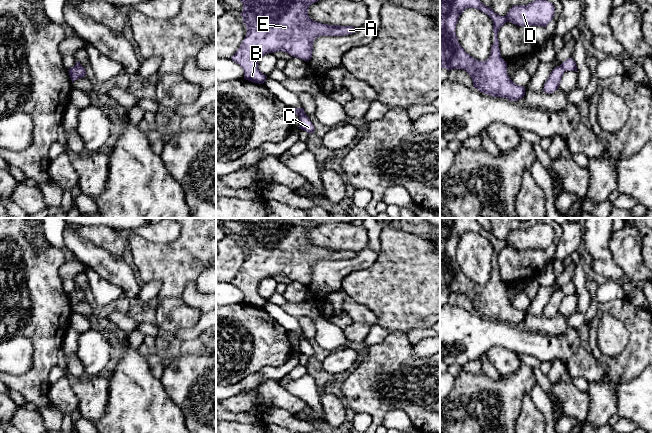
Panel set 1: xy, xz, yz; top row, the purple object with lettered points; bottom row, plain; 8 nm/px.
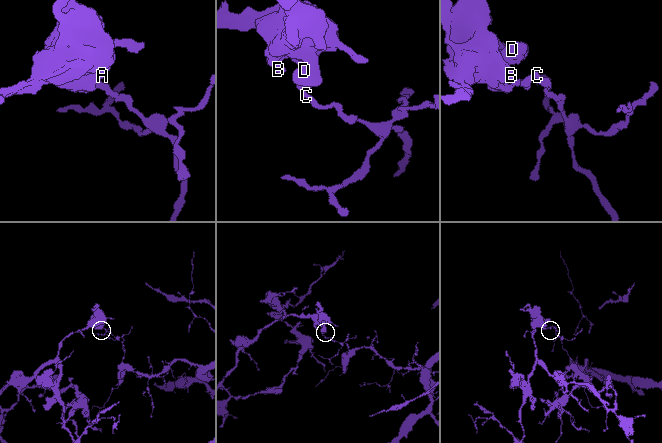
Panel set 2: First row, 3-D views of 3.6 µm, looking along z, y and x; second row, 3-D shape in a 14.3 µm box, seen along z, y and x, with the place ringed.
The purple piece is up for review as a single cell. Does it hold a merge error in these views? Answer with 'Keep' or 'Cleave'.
Cleave

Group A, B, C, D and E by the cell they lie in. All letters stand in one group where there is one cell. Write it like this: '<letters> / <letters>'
A B D E / C

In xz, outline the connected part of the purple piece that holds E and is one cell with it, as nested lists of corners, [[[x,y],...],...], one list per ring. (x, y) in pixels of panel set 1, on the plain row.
[[[219,218],[222,224],[236,222],[243,227],[241,240],[247,258],[231,283],[244,294],[244,303],[263,308],[267,302],[258,292],[260,283],[269,277],[282,275],[292,281],[309,285],[313,266],[319,260],[345,260],[356,256],[353,250],[322,248],[308,239],[309,230],[319,224],[312,224],[306,218]]]

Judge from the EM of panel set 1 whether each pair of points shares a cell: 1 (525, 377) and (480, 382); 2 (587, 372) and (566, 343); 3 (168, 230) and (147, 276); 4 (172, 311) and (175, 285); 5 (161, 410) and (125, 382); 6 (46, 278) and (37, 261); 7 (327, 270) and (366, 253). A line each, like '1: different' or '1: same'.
1: same
2: same
3: different
4: different
5: same
6: same
7: same

